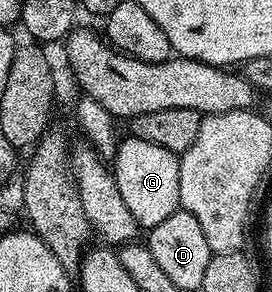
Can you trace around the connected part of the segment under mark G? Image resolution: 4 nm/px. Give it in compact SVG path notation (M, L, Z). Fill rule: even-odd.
M131 136L125 139L117 145L116 163L111 163L110 169L116 175L118 192L122 192L122 200L126 208L130 208L130 216L134 216L137 227L151 228L181 209L180 160L170 148L162 148L162 144L150 144Z

